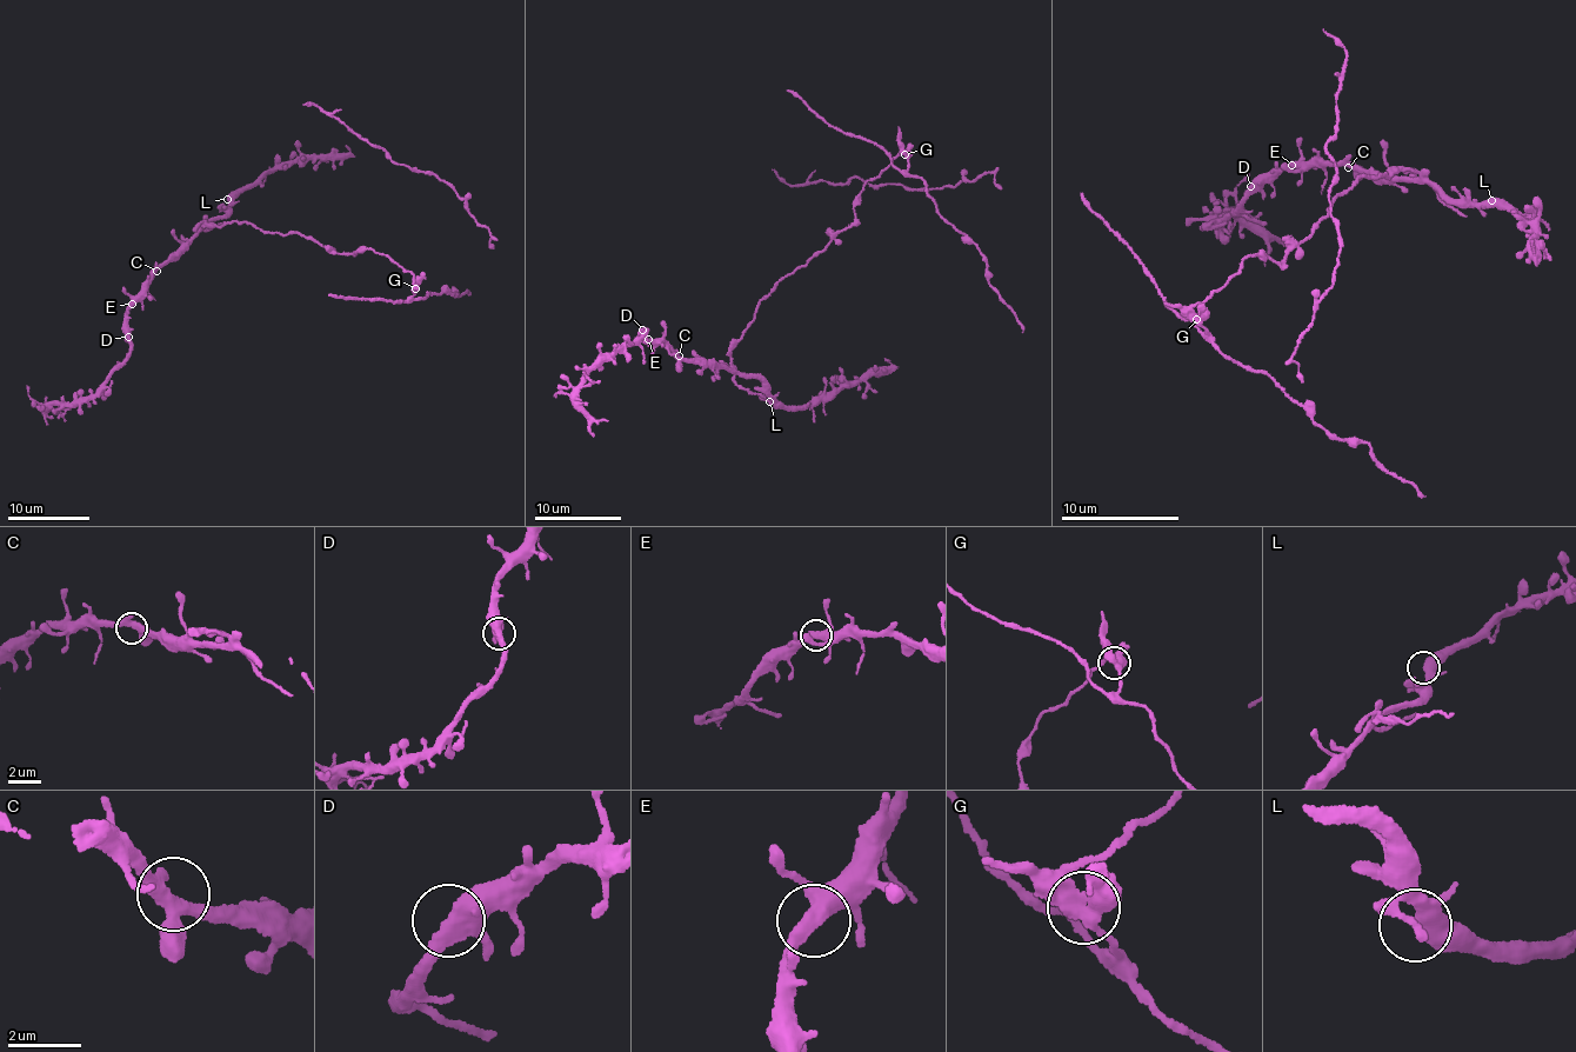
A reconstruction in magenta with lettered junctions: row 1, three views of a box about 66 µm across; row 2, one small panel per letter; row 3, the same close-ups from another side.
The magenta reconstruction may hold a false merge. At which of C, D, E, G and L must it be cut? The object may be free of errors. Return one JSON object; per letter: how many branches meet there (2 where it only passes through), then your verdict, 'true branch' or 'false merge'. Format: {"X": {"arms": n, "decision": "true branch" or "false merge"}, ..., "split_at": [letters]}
{"C": {"arms": 3, "decision": "true branch"}, "D": {"arms": 3, "decision": "true branch"}, "E": {"arms": 3, "decision": "true branch"}, "G": {"arms": 3, "decision": "false merge"}, "L": {"arms": 3, "decision": "true branch"}, "split_at": ["G"]}

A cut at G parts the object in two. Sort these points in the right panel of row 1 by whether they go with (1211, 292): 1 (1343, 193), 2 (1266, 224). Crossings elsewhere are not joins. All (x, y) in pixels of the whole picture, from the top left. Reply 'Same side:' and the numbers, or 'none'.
Same side: 1

